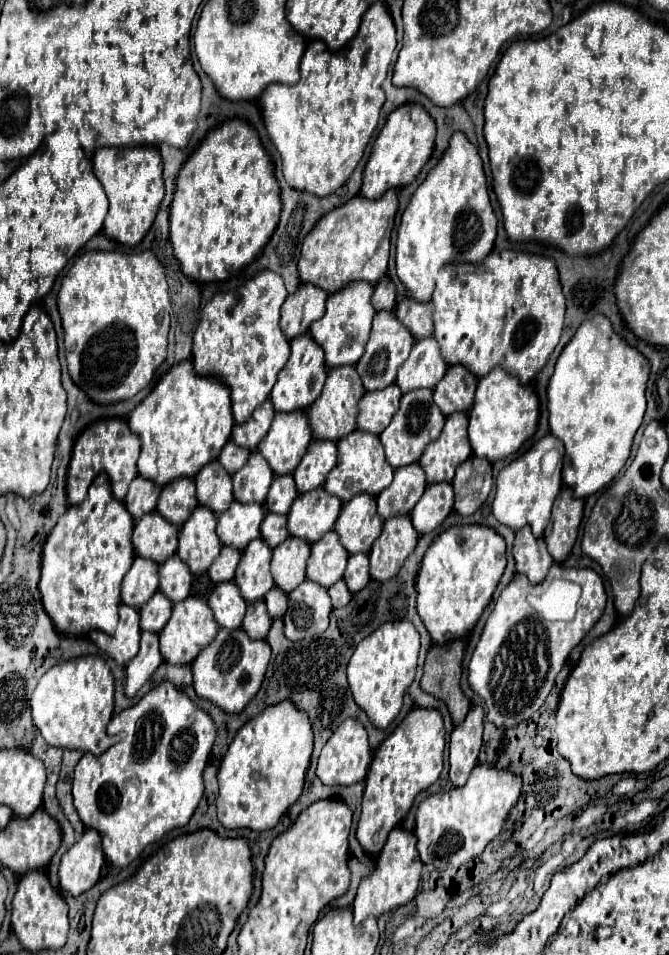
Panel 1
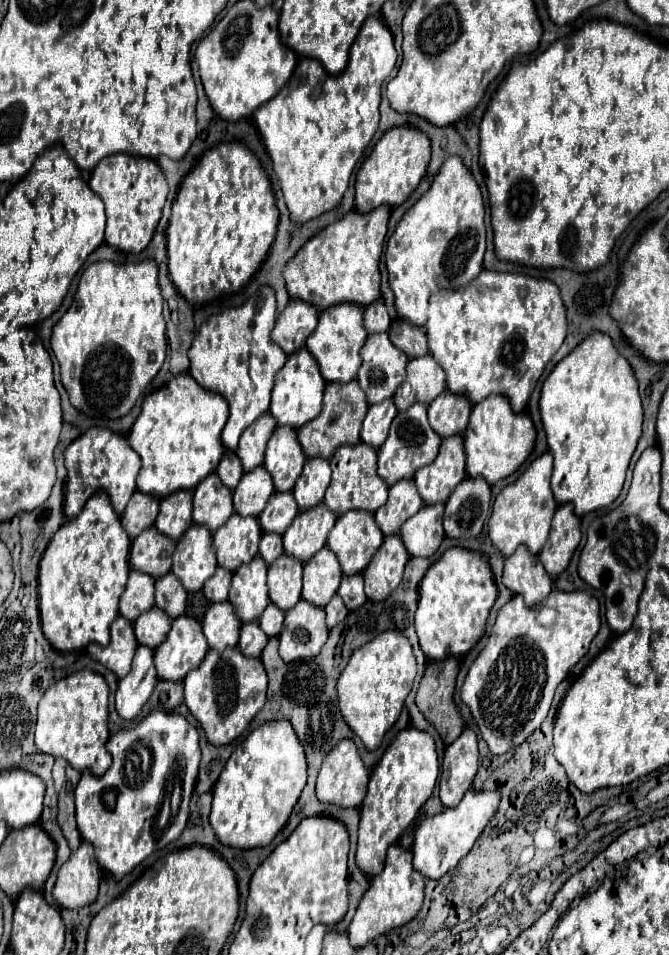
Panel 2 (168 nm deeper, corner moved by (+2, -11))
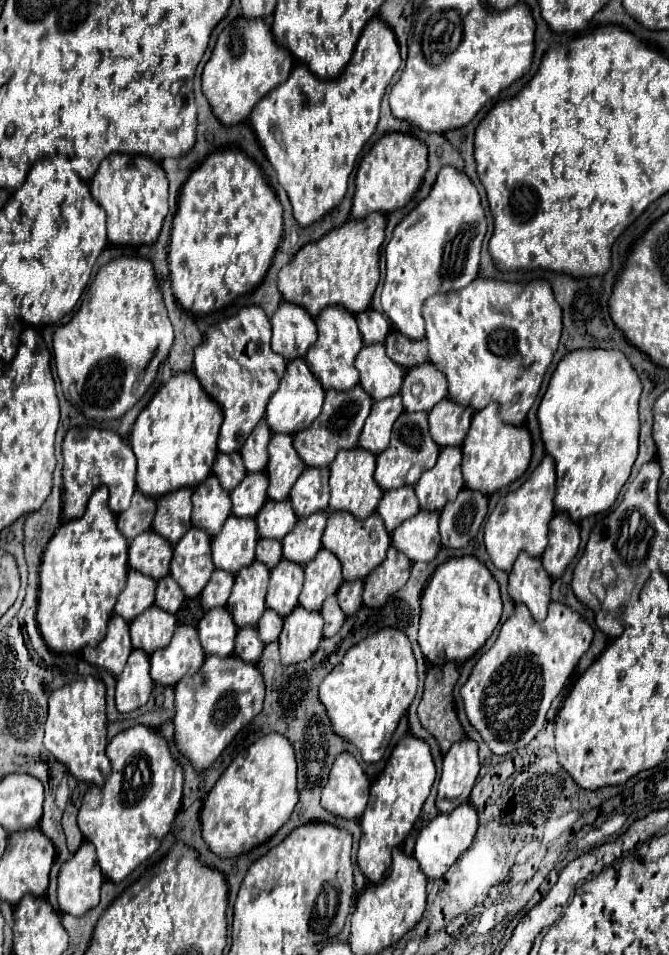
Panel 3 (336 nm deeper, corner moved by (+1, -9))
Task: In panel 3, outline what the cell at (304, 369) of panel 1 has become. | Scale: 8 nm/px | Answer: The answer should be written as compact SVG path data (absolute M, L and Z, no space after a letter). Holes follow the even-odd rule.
M295 359L289 361L287 373L279 383L279 389L271 395L267 409L265 409L265 421L273 433L297 433L299 429L305 429L315 421L315 417L321 413L325 391L317 377L309 371L305 359Z

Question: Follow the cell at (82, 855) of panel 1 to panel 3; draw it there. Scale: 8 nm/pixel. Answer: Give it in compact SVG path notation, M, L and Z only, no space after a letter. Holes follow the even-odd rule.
M85 841L59 871L57 901L61 913L81 917L99 903L103 873L97 863L95 845Z

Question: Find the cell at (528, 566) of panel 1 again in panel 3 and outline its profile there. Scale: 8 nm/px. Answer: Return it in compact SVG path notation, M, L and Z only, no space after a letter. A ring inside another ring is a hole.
M519 553L509 573L509 595L515 603L527 605L535 621L547 617L547 605L551 603L551 577L541 565L541 559L529 553Z

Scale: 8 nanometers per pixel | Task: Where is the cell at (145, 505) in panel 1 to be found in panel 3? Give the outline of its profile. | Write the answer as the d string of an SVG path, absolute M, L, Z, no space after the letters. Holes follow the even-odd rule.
M137 491L131 499L129 509L117 515L117 527L127 537L127 541L131 541L139 533L151 529L153 517L155 517L155 499Z

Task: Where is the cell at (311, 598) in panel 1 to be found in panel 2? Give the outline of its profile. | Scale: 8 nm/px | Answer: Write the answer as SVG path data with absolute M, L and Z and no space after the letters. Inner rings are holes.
M300 599L288 609L280 633L280 657L284 661L296 661L300 657L318 655L328 639L324 617L324 609L306 599Z

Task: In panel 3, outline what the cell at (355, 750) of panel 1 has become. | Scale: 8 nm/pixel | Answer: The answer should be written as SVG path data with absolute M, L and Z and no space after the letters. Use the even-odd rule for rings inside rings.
M341 753L321 793L321 805L335 817L361 819L369 799L369 779L351 753Z

